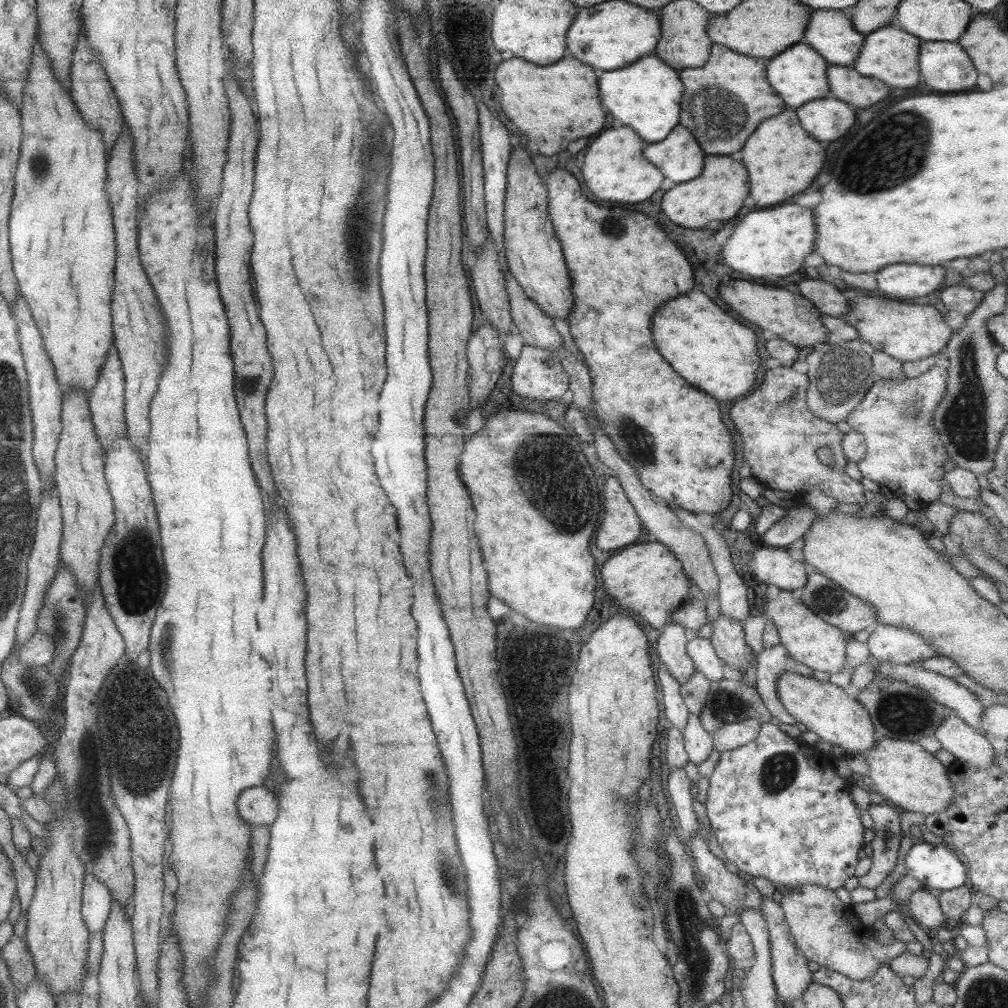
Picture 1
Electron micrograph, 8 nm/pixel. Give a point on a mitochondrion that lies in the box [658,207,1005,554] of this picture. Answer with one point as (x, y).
(964, 422)

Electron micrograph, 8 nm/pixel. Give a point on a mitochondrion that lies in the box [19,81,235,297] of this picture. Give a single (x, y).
(40, 164)

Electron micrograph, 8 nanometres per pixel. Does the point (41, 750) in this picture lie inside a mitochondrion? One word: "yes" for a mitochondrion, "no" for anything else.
no

